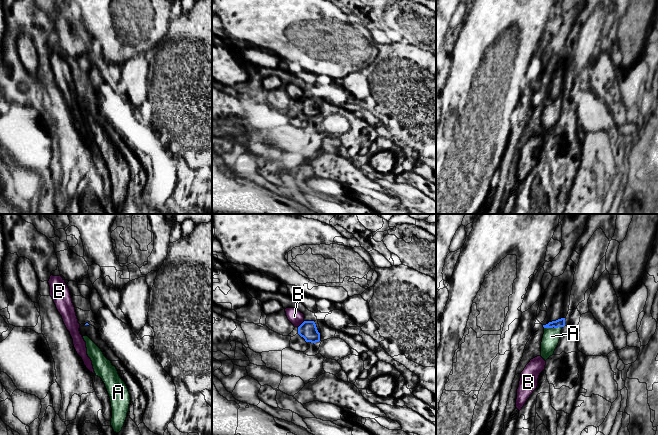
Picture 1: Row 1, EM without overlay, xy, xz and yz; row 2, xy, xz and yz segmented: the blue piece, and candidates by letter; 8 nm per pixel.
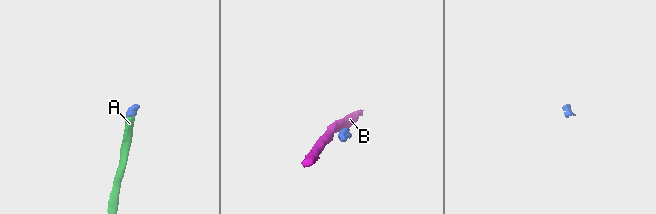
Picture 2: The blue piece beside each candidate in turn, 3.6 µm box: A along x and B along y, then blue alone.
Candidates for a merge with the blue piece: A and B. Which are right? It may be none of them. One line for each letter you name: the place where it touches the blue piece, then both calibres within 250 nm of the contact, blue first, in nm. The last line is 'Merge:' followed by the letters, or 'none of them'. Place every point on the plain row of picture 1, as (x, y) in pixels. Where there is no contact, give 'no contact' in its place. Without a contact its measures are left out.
A: meets blue in yz at (553, 102); 60 nm thick on the blue side, 140 nm on the other
Merge: A

